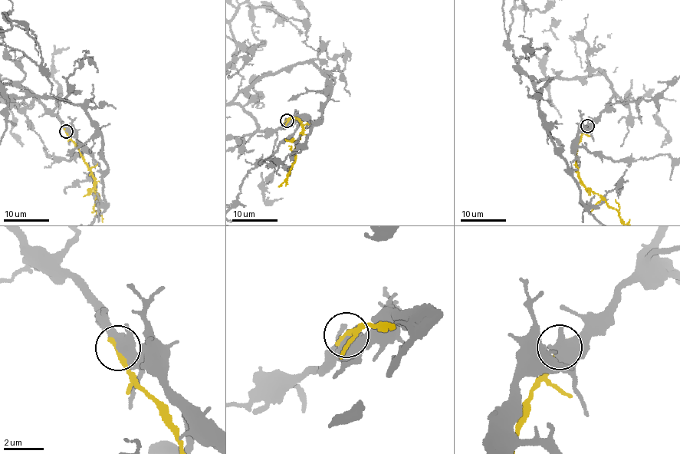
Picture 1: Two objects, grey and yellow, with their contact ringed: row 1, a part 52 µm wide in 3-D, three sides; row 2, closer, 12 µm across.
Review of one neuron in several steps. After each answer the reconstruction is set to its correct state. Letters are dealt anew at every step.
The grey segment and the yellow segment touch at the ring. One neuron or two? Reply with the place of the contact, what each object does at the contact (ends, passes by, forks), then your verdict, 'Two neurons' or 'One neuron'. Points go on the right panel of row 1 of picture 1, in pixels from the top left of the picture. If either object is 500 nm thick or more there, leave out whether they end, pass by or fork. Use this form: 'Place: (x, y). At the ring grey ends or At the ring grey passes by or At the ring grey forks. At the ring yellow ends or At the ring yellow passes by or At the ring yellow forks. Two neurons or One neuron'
Place: (587, 126). Two neurons

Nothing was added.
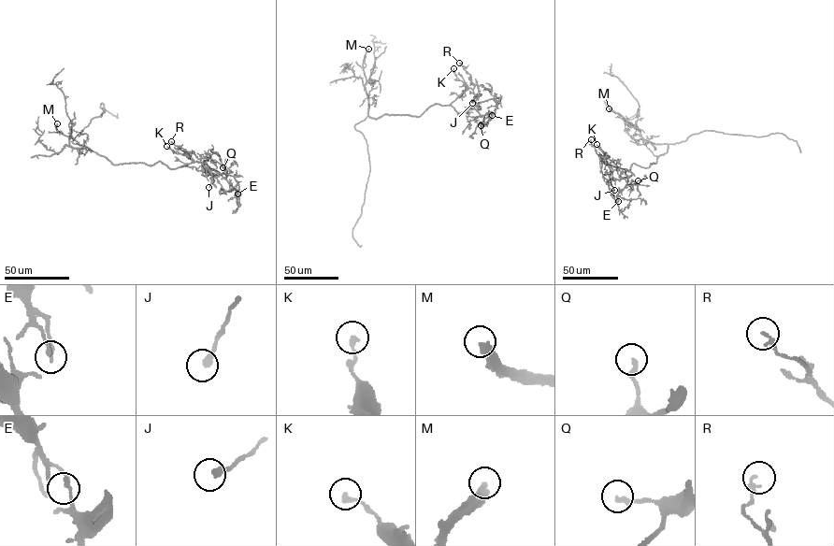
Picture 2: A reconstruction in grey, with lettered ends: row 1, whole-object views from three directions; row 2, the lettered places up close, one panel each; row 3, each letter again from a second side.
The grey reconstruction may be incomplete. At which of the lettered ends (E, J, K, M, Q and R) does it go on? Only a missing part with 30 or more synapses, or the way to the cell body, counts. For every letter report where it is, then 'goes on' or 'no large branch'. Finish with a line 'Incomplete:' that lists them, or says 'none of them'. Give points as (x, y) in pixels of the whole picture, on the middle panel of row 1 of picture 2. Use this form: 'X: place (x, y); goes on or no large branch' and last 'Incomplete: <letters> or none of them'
E: place (492, 115); no large branch
J: place (472, 103); no large branch
K: place (453, 68); no large branch
M: place (368, 49); goes on
Q: place (481, 125); no large branch
R: place (459, 63); no large branch
Incomplete: M

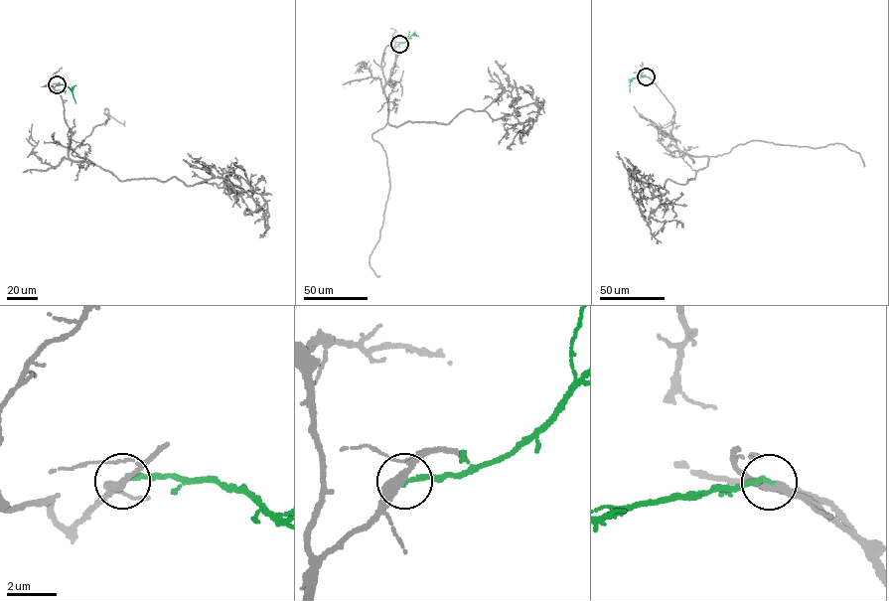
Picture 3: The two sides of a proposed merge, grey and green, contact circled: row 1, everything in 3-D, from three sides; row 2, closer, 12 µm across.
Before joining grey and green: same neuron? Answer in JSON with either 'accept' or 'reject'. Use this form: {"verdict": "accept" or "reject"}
{"verdict": "reject"}

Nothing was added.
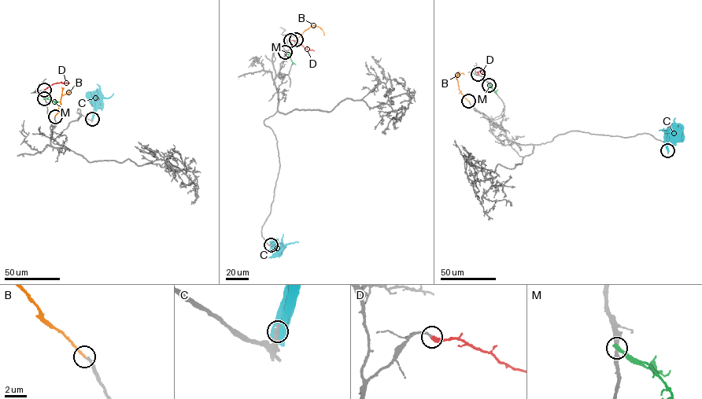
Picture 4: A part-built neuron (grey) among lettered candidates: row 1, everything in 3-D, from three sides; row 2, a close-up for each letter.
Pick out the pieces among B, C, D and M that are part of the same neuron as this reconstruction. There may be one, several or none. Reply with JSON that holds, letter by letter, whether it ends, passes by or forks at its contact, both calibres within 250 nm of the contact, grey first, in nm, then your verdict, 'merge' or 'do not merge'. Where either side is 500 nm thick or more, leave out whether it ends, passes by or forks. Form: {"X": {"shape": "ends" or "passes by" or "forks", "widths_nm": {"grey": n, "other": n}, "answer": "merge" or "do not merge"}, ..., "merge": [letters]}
{"B": {"shape": "ends", "widths_nm": {"grey": 240, "other": 220}, "answer": "merge"}, "C": {"widths_nm": {"grey": 320, "other": 800}, "answer": "do not merge"}, "D": {"shape": "ends", "widths_nm": {"grey": 180, "other": 360}, "answer": "merge"}, "M": {"shape": "ends", "widths_nm": {"grey": 300, "other": 400}, "answer": "do not merge"}, "merge": ["B", "D"]}

